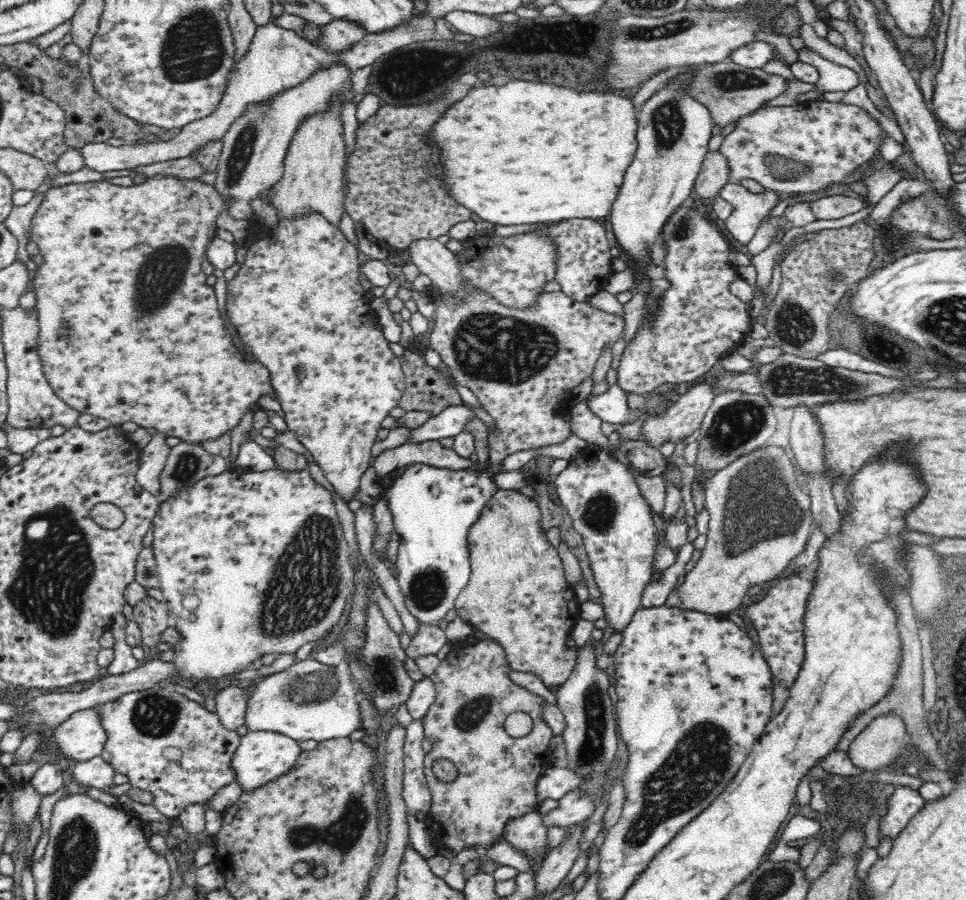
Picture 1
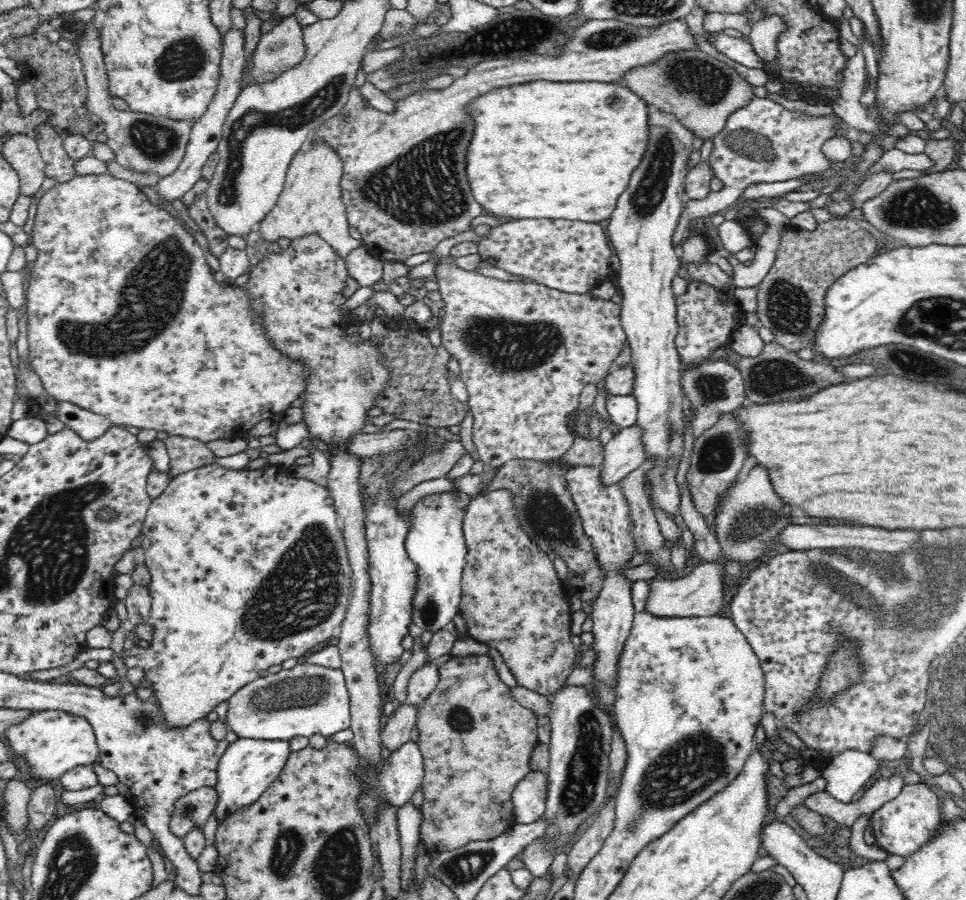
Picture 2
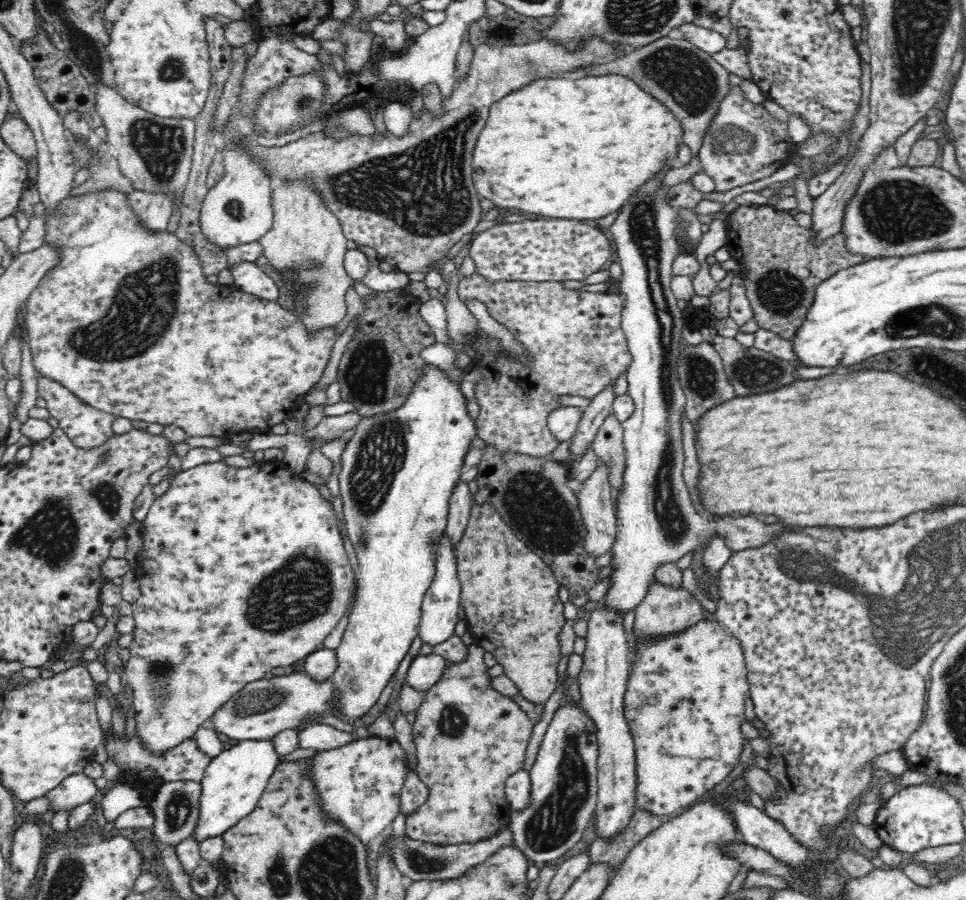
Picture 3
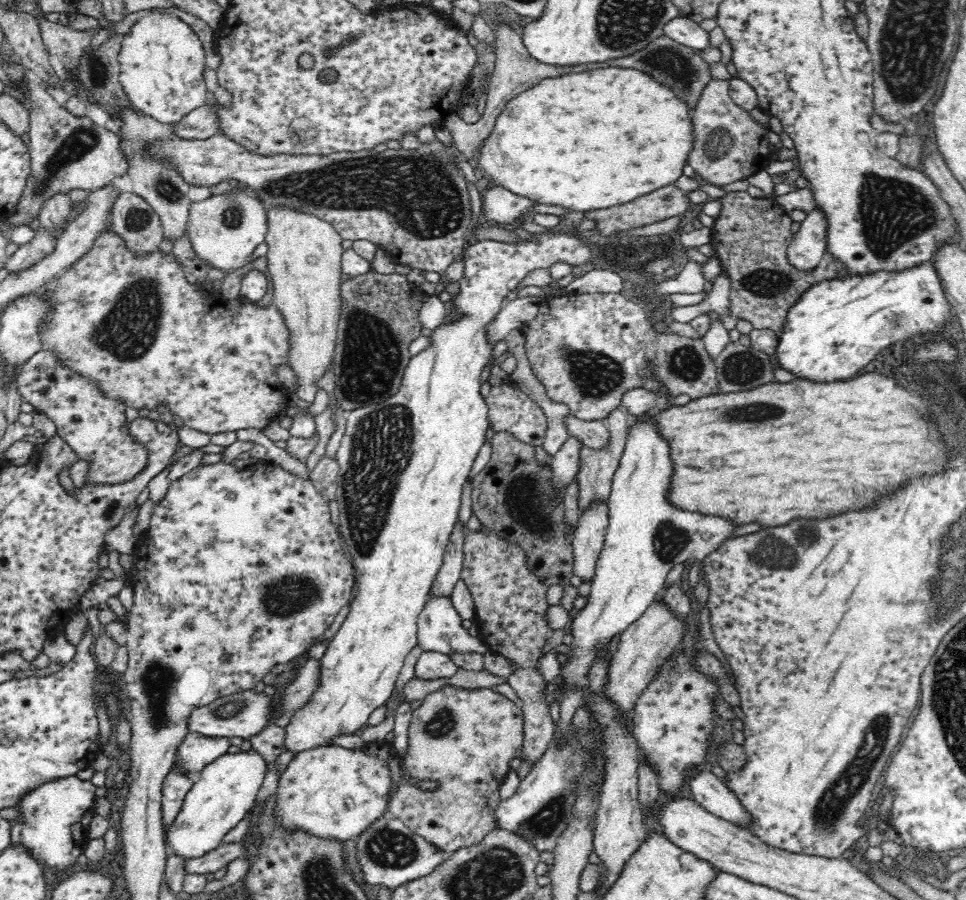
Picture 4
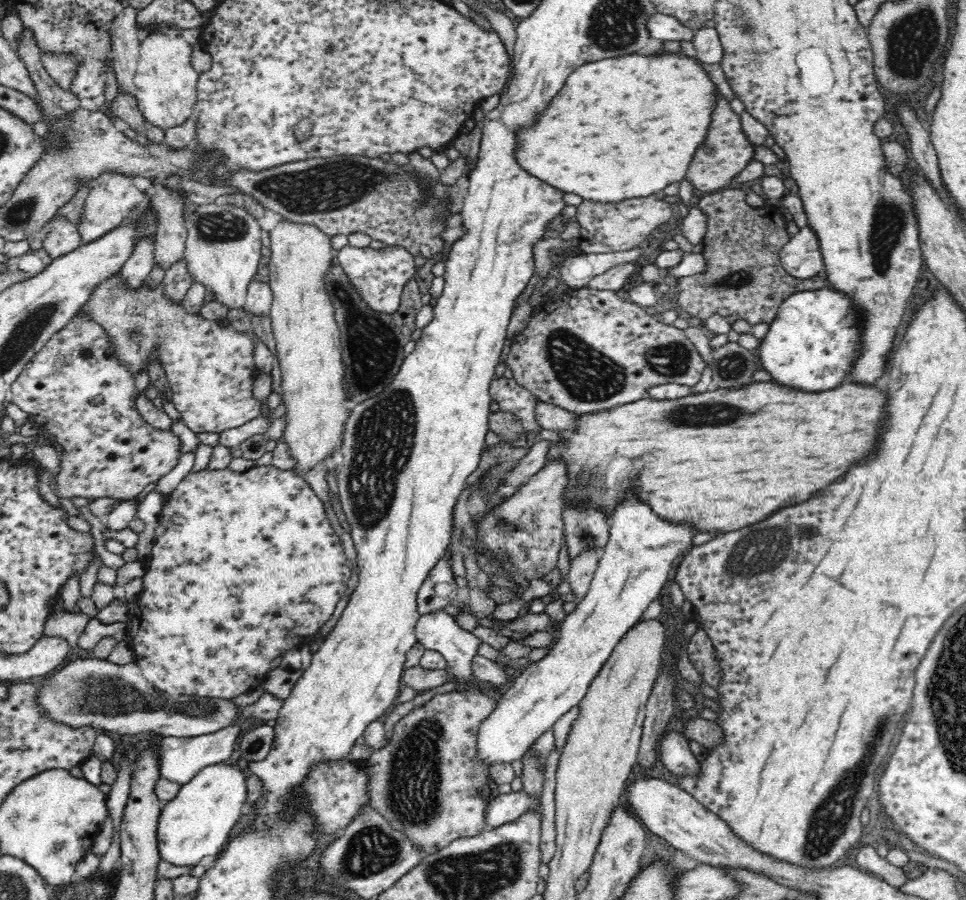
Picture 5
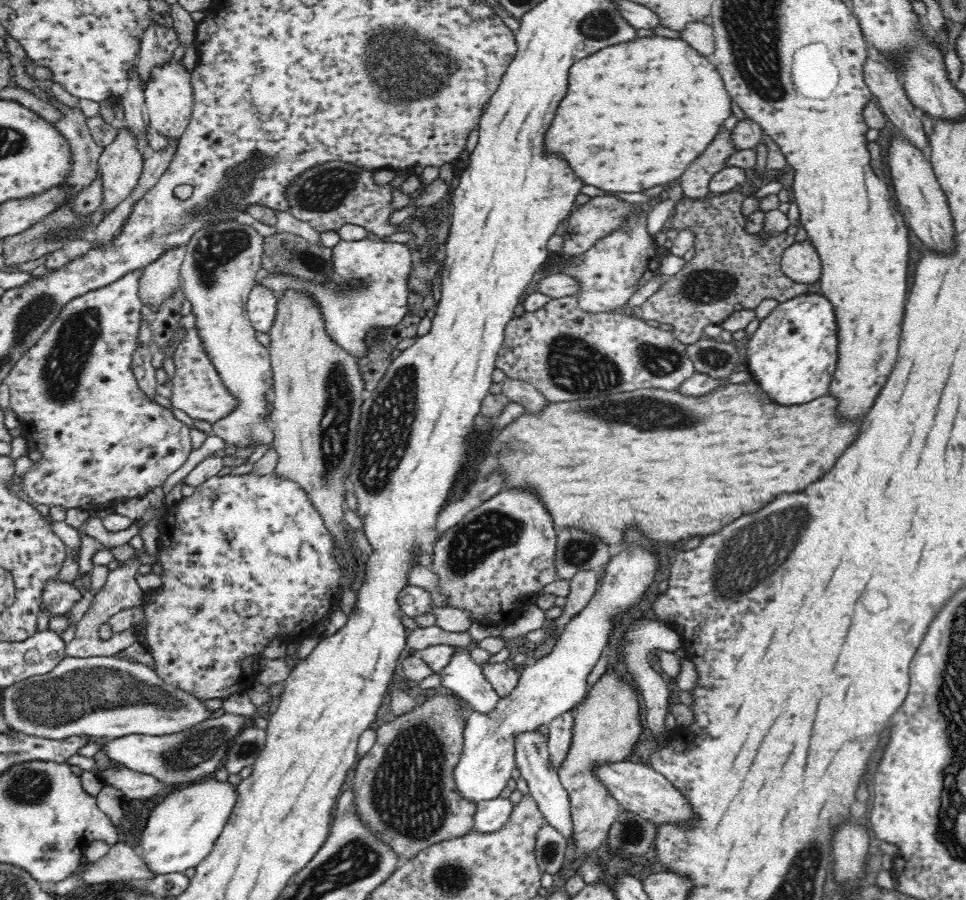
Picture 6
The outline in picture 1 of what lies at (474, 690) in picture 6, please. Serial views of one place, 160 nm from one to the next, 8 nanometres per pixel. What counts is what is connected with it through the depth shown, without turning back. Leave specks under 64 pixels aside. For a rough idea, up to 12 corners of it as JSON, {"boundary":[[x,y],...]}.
{"boundary":[[486,469],[380,478],[397,581],[421,624],[471,575],[467,532],[498,490]]}

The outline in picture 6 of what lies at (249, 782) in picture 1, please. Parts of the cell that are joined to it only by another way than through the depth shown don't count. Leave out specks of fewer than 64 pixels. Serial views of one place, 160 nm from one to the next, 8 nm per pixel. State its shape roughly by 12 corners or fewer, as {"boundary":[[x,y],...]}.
{"boundary":[[200,778],[165,795],[135,846],[152,876],[213,850],[236,798]]}

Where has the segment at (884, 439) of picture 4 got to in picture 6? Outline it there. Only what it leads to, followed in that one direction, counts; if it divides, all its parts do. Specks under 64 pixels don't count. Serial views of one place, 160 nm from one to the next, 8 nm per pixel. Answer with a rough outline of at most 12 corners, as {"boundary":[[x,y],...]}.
{"boundary":[[754,382],[546,400],[482,449],[556,529],[718,532],[860,420]]}

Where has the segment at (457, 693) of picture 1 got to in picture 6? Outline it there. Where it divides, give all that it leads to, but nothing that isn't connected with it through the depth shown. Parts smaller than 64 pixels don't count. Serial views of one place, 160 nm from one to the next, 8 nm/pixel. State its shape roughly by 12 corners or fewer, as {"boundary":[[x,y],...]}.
{"boundary":[[435,695],[376,730],[360,821],[402,859],[473,830],[464,720]]}

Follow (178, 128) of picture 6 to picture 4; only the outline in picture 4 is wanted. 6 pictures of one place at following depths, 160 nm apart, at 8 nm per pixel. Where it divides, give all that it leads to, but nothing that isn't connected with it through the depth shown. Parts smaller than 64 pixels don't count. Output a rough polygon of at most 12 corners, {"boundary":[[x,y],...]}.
{"boundary":[[152,10],[122,36],[120,82],[161,123],[206,105],[206,54]]}

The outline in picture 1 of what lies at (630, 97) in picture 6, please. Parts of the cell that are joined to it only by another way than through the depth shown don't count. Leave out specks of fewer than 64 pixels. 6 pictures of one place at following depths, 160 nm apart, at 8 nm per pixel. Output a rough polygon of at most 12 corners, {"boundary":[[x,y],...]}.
{"boundary":[[512,79],[436,122],[450,194],[510,226],[610,214],[632,100]]}

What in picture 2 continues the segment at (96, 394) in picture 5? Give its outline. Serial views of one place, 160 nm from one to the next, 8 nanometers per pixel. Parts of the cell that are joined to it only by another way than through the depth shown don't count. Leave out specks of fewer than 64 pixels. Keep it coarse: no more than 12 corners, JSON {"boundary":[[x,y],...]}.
{"boundary":[[57,400],[56,417],[86,442],[113,426],[108,418]]}

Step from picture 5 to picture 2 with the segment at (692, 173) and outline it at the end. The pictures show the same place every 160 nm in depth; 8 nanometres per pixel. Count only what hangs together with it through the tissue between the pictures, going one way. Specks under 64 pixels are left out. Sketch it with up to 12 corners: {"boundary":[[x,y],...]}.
{"boundary":[[753,95],[712,138],[722,188],[686,202],[724,213],[751,184],[828,170],[834,115],[812,118]]}

